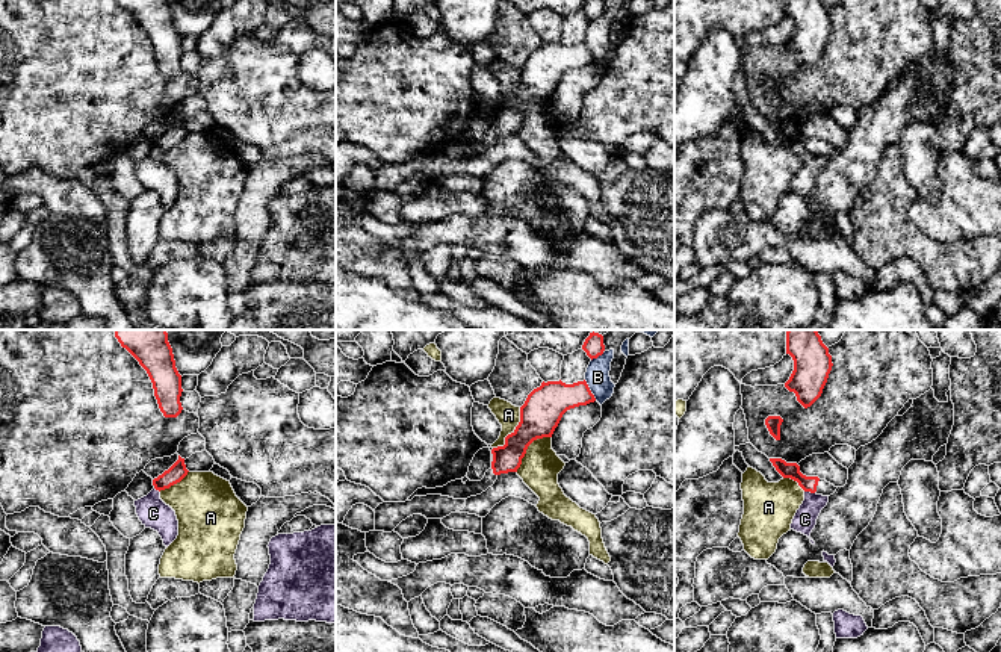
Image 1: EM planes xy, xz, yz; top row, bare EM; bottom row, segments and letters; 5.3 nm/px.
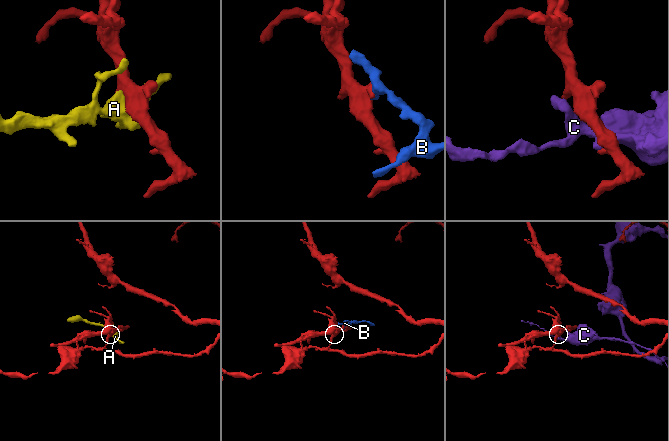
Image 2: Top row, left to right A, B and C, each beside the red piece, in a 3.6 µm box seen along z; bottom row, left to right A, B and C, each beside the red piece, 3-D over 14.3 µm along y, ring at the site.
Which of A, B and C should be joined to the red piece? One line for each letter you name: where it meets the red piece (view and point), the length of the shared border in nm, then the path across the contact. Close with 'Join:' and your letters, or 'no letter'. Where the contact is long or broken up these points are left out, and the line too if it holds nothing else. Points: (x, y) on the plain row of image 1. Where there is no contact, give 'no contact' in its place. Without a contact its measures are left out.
Join: no letter

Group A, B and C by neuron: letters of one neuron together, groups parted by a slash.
A / B / C

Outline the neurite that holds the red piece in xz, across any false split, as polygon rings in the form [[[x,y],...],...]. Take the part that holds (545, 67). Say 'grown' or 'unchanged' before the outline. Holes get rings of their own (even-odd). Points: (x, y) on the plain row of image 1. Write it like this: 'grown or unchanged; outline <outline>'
grown; outline [[[559,42],[541,44],[534,50],[525,65],[520,68],[520,83],[516,91],[505,98],[505,106],[491,110],[491,129],[485,133],[481,142],[466,144],[455,141],[443,148],[417,150],[407,162],[414,157],[442,156],[454,160],[467,160],[481,156],[494,145],[500,135],[517,133],[528,107],[543,98],[552,98],[562,76],[575,68],[594,64],[587,42],[566,45]]]

